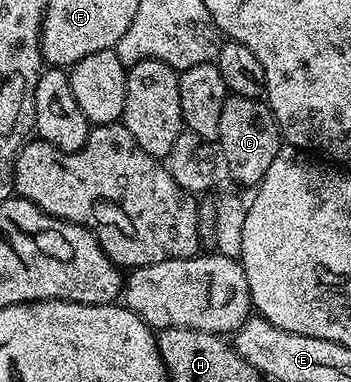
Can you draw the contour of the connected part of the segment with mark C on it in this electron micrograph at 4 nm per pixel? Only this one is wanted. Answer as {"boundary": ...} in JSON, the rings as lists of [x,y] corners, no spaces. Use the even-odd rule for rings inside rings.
{"boundary":[[[230,94],[223,105],[223,113],[219,116],[217,143],[224,170],[225,167],[229,170],[230,177],[239,186],[253,189],[263,181],[267,169],[271,169],[271,161],[275,161],[283,145],[283,136],[273,119],[273,111],[268,102]]]}

